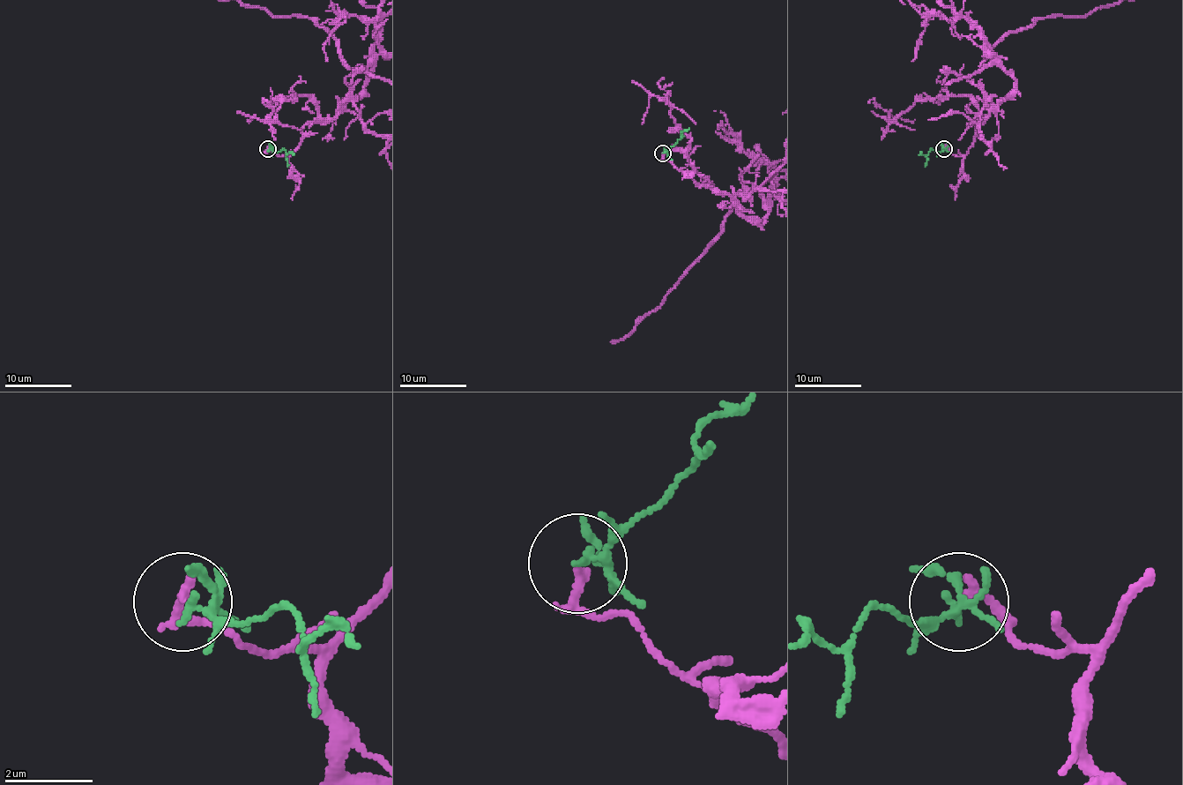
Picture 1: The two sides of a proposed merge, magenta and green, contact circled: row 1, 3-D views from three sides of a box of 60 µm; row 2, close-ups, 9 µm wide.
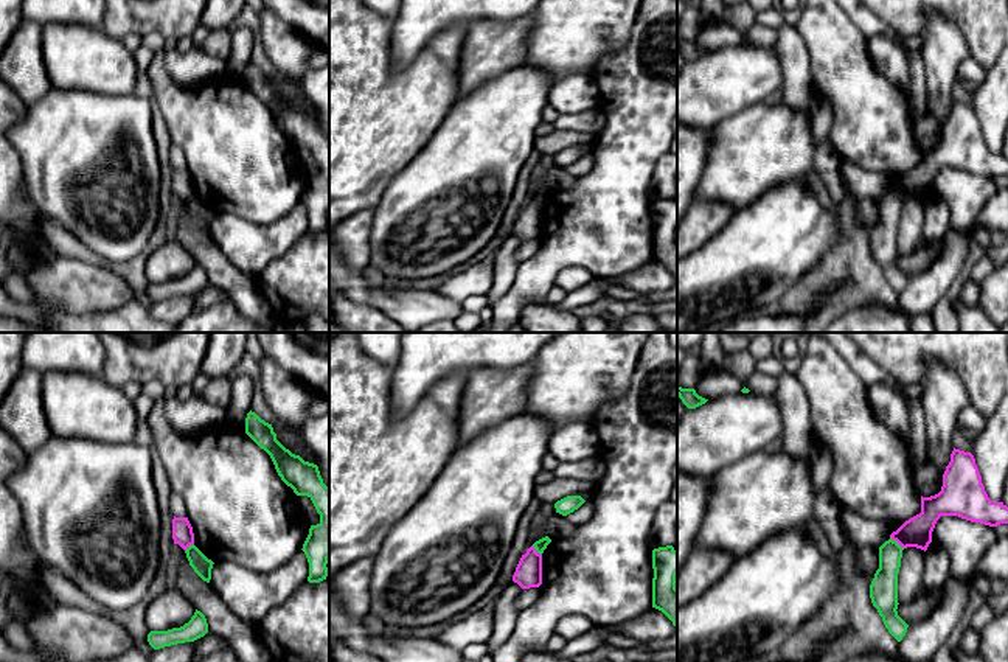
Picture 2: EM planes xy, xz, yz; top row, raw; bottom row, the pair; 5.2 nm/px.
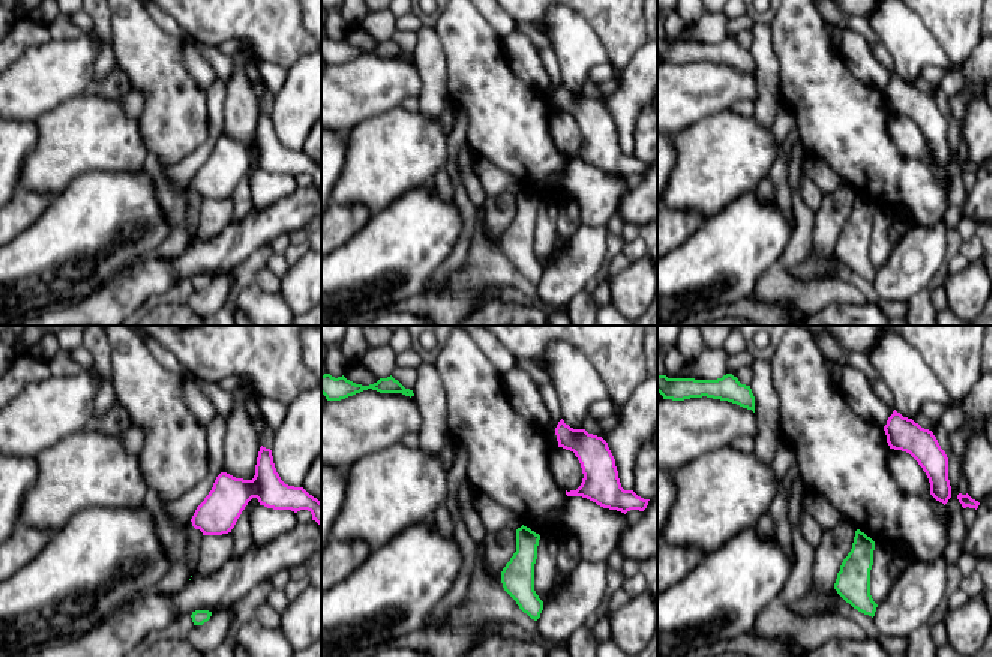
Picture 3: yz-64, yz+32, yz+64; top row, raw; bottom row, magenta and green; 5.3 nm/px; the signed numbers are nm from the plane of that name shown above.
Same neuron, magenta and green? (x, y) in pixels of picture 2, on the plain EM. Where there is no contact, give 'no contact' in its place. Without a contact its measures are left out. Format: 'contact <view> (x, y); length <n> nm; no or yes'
contact yz (896, 193); length 100 nm; no

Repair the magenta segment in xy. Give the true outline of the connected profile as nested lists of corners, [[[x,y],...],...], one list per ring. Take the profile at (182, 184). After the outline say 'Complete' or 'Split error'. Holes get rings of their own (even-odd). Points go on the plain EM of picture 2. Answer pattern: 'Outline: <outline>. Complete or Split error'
Outline: [[[188,169],[172,171],[172,191],[174,196],[179,196],[183,202],[194,196],[194,185]]]. Complete

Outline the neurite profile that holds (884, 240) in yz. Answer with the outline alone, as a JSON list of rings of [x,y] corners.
[[[892,190],[879,199],[879,221],[870,236],[870,250],[888,284],[901,294],[909,277],[898,267],[898,225],[902,199]]]

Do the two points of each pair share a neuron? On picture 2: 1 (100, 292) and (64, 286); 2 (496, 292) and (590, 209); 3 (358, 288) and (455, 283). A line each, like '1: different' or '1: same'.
1: same
2: different
3: different

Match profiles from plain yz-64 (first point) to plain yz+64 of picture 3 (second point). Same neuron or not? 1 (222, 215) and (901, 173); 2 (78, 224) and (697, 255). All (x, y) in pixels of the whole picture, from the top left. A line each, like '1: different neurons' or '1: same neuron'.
1: different neurons
2: same neuron

